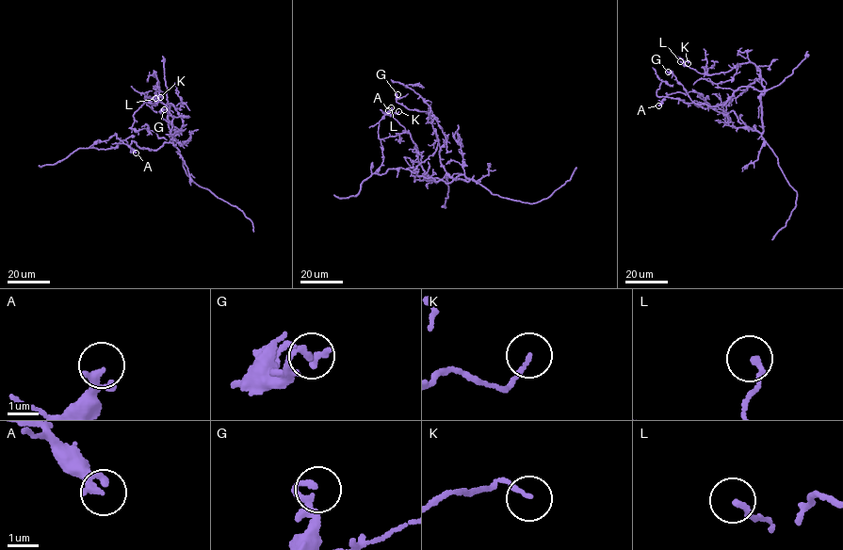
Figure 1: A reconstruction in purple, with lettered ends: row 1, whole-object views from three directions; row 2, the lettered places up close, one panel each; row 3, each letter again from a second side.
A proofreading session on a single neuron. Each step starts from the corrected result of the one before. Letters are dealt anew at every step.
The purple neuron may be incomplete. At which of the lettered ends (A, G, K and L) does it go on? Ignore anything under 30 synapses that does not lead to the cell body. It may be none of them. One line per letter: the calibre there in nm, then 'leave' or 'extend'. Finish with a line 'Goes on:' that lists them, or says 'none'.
A: calibre 170 nm; leave
G: calibre 150 nm; leave
K: calibre 110 nm; leave
L: calibre 170 nm; leave
Goes on: none

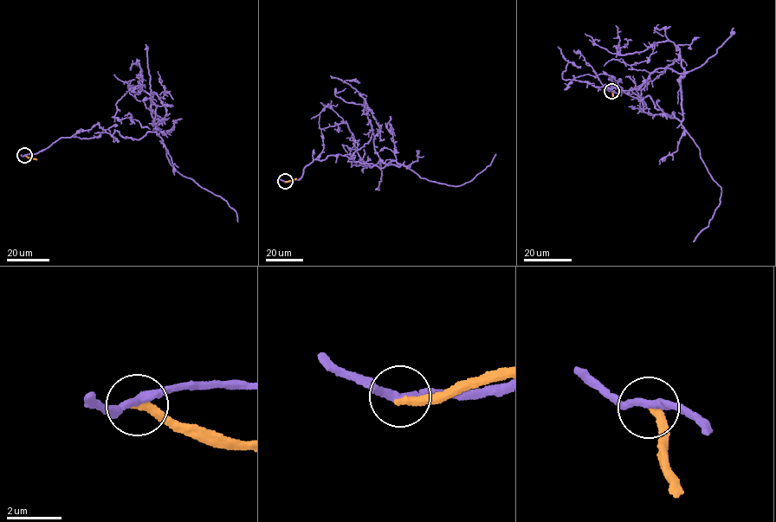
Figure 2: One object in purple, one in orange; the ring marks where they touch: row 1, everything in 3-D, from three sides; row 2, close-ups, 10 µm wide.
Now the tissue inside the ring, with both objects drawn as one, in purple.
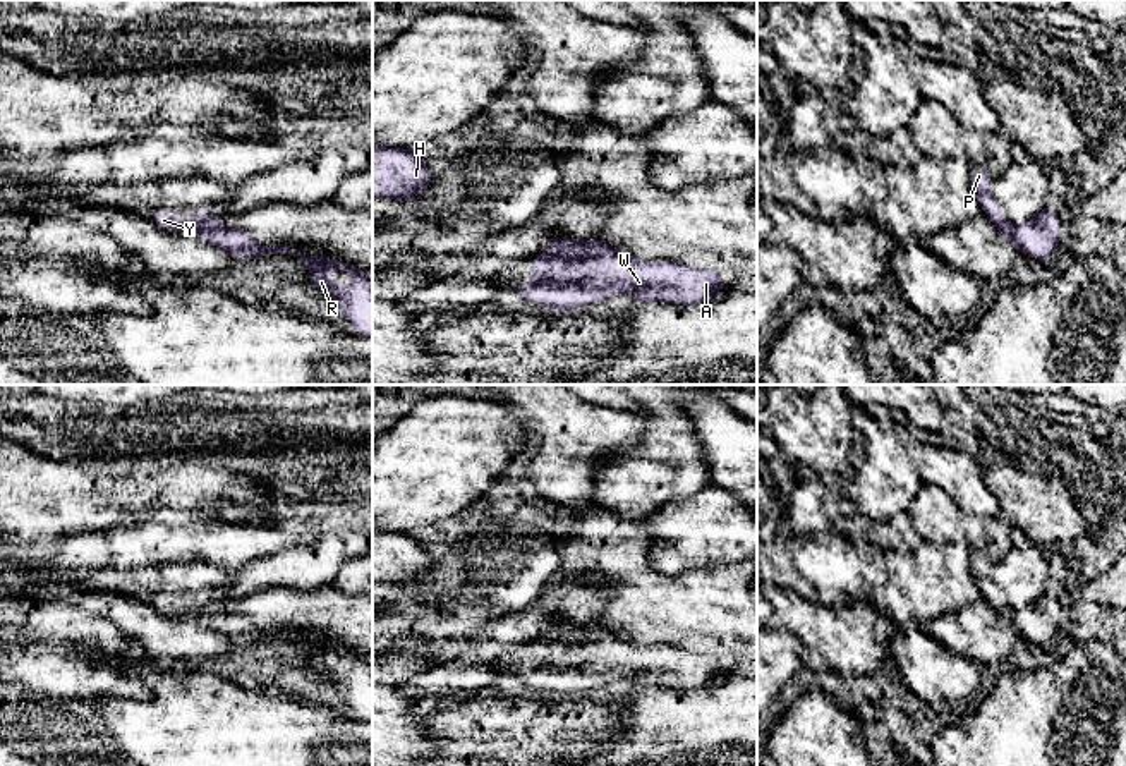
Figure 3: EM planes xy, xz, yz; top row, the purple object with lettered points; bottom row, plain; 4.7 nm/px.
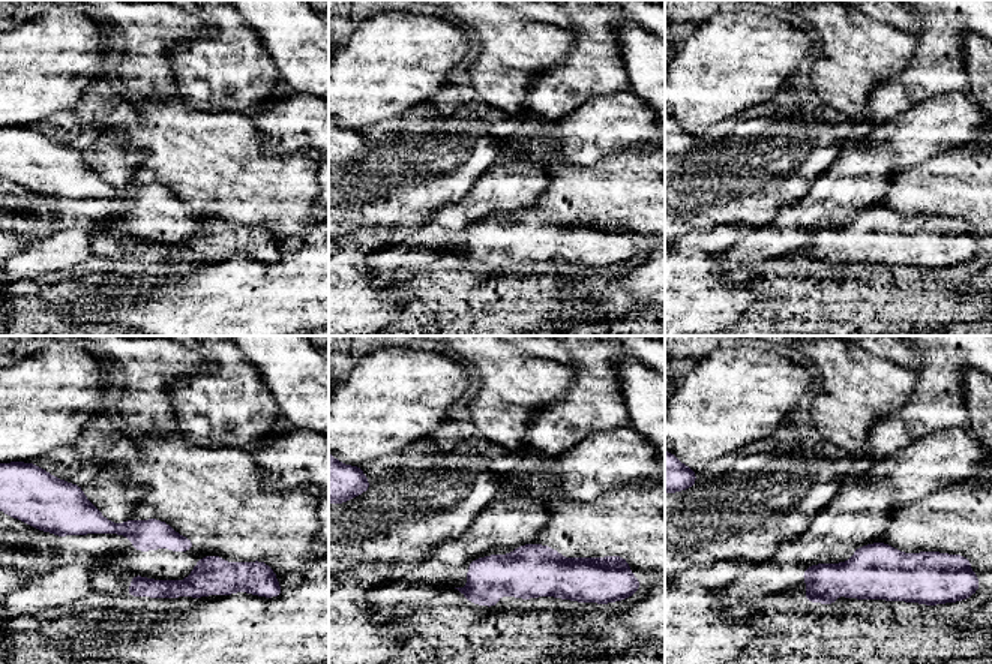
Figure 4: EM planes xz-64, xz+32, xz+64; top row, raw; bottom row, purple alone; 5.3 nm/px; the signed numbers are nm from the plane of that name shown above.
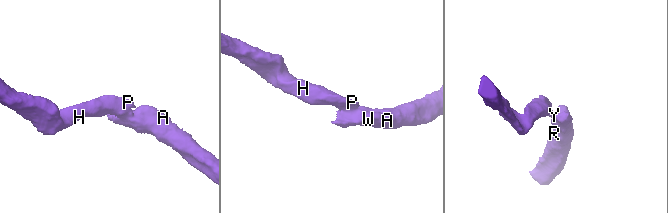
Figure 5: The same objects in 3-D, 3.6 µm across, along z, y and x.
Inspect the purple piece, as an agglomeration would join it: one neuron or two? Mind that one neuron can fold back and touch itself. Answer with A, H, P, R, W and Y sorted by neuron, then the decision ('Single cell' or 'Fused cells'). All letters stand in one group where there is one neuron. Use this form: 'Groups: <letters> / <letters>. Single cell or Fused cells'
Groups: A R W / H P Y. Fused cells

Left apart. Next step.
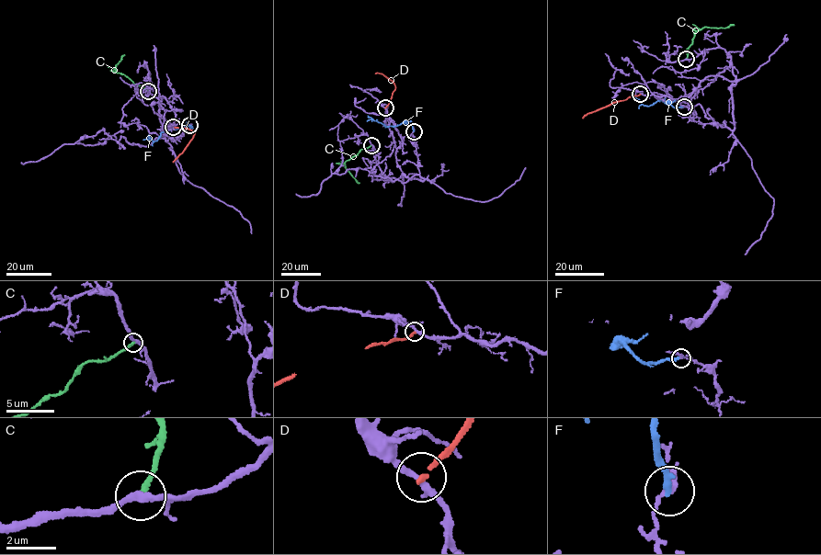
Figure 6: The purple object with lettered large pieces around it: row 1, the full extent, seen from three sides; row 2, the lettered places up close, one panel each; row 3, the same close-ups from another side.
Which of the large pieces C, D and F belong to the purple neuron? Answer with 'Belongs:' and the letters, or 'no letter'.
Belongs: no letter

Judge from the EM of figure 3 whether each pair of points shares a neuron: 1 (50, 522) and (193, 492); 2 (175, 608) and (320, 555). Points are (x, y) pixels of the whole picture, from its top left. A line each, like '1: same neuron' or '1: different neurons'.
1: same neuron
2: same neuron

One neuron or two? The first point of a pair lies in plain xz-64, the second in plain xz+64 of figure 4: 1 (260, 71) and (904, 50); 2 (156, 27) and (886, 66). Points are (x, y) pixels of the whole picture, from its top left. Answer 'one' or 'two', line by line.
1: two
2: one

